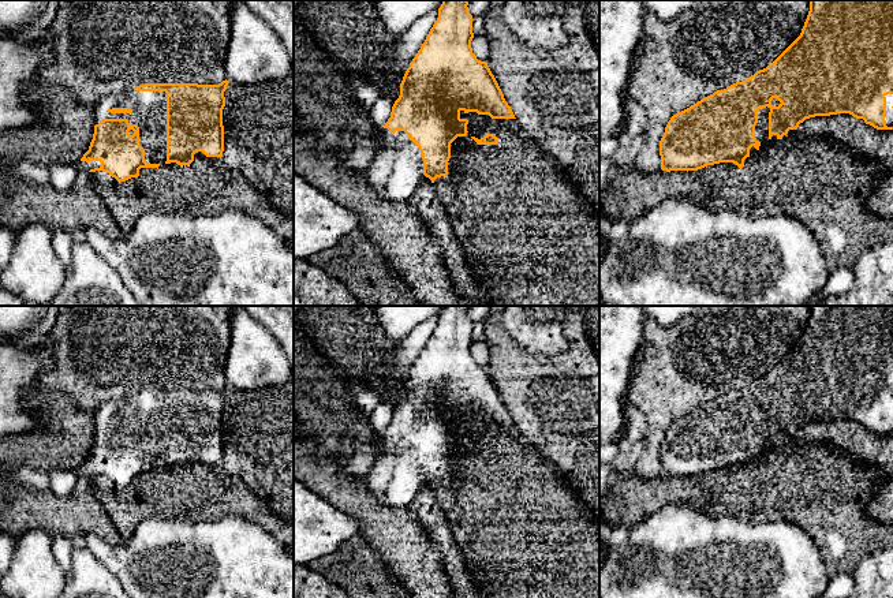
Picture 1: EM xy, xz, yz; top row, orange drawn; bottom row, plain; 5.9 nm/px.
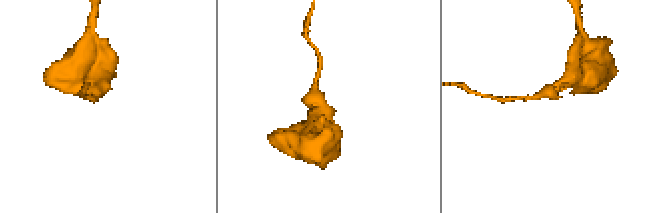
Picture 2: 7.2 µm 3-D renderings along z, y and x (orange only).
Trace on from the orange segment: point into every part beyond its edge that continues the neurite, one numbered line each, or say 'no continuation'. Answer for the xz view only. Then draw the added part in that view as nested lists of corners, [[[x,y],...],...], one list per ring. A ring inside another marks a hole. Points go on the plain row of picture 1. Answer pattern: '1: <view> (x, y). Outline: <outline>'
1: xz (460, 445). Outline: [[[457,442],[452,449],[451,449],[451,464],[456,463],[456,453],[459,451],[467,451],[467,449],[472,449],[474,445],[472,444],[467,444],[467,442]]]
2: xz (398, 474). Outline: [[[381,437],[381,452],[367,475],[367,487],[386,507],[407,508],[425,485],[419,453],[404,437]]]

